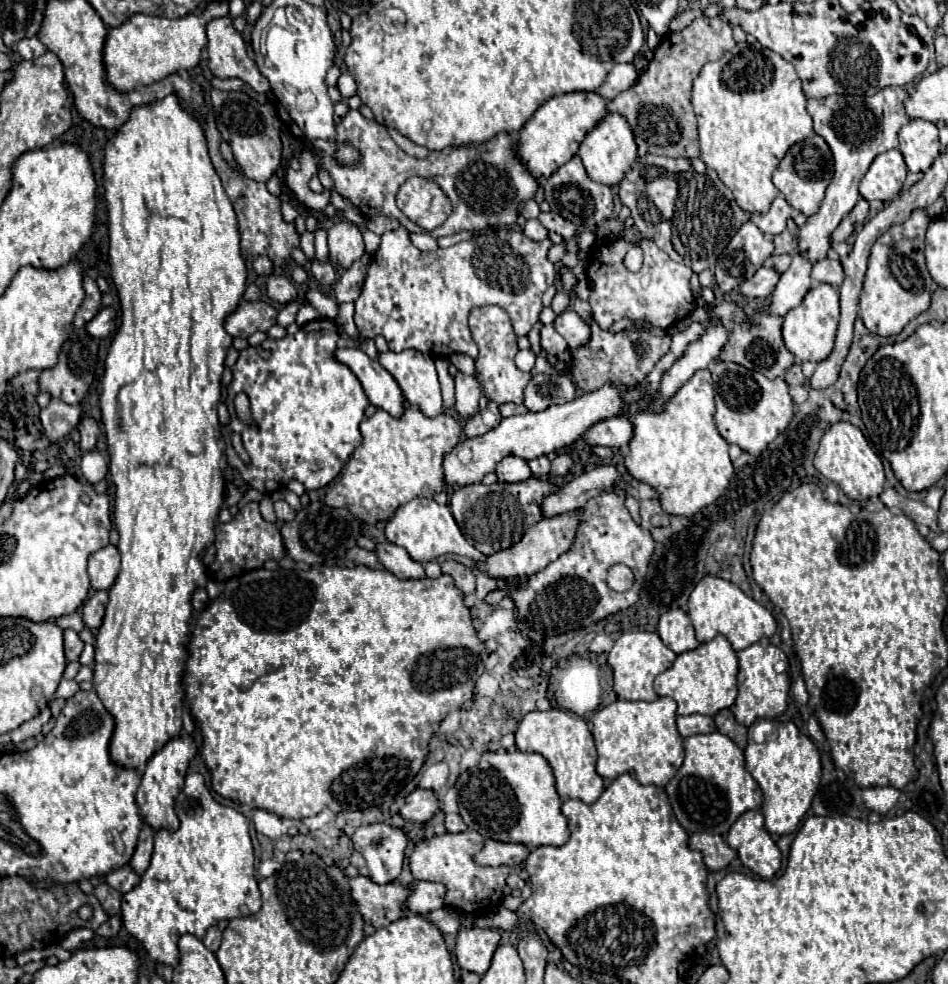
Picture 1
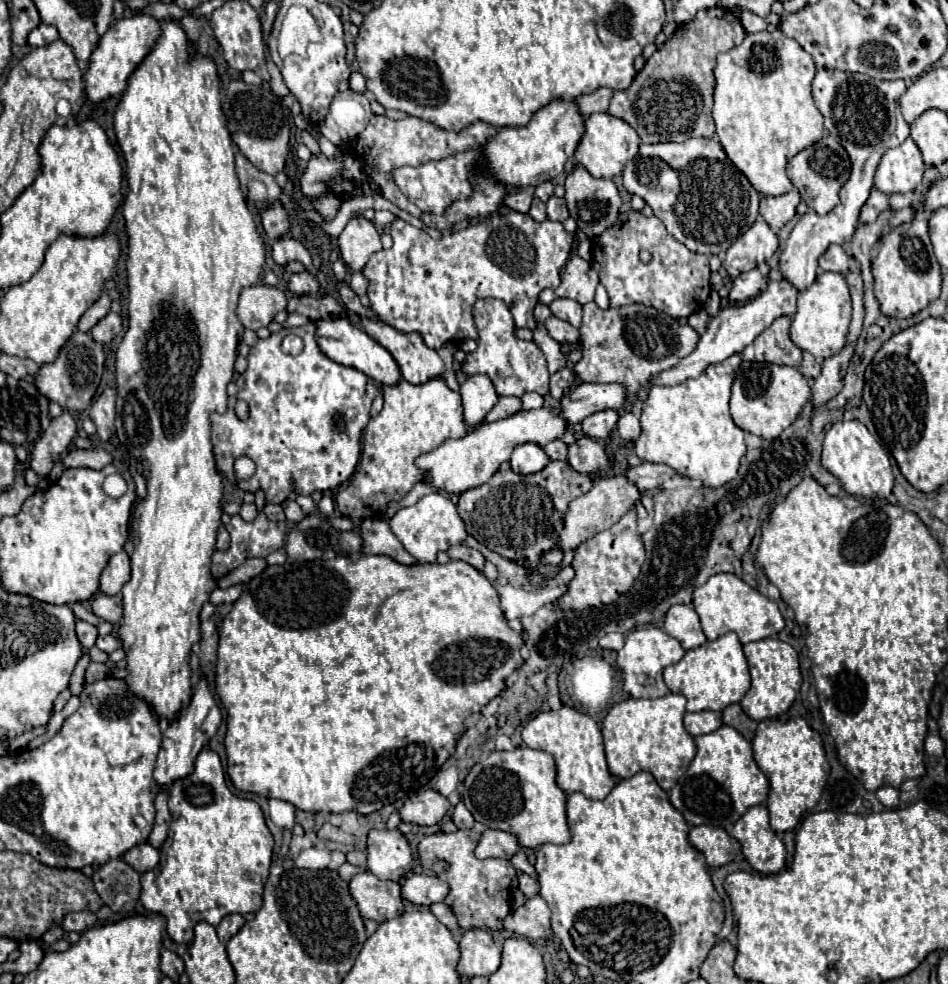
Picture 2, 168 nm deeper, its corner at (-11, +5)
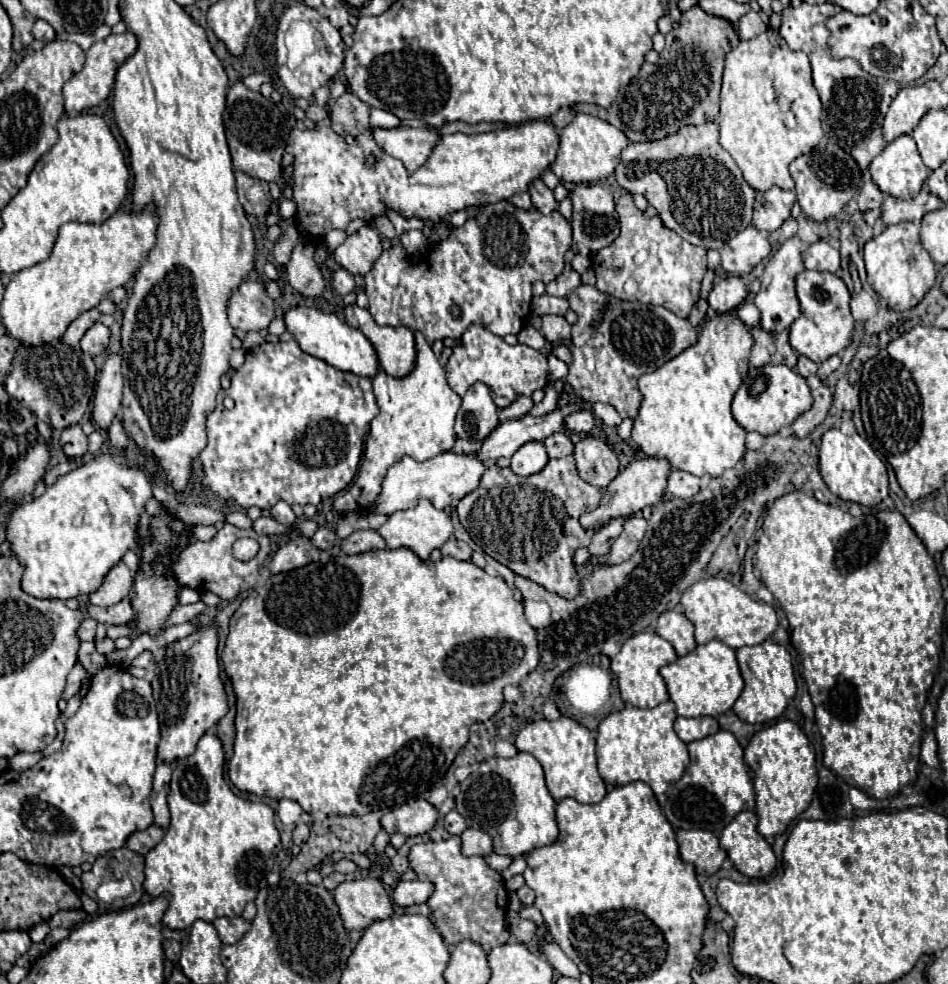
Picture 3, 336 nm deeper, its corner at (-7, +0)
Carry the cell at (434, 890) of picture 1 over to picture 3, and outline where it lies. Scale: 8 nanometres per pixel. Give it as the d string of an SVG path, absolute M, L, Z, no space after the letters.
M398 881L398 887L394 889L394 903L400 907L410 907L416 903L426 903L428 897L432 895L434 887L428 881Z

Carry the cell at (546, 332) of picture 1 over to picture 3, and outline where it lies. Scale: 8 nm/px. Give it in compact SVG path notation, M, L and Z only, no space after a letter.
M544 315L542 317L542 335L550 343L568 343L570 341L570 325L560 315Z

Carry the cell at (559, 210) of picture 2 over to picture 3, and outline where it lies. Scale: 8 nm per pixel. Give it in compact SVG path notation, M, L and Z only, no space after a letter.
M536 179L536 181L530 185L530 197L532 197L534 207L536 207L540 213L544 213L544 215L550 215L552 211L558 209L558 201L554 199L552 191L550 191L540 179Z

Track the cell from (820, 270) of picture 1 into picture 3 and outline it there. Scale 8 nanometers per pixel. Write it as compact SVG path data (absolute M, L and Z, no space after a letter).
M820 239L812 243L810 249L804 253L804 265L806 269L836 273L840 269L840 253L830 247L824 239Z

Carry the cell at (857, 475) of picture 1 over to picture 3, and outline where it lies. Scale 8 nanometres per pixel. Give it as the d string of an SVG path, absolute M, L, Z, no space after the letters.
M830 429L820 443L820 475L828 489L844 501L854 501L864 507L874 507L889 496L888 471L885 462L858 433L844 435L840 429Z

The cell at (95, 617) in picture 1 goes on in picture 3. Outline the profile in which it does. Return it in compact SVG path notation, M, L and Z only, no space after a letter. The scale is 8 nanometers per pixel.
M128 599L112 605L112 607L88 605L88 615L104 625L128 625L134 619L134 611L132 611Z

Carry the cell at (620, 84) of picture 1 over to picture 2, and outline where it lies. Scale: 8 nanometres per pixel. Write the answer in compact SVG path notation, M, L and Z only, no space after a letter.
M600 88L598 92L594 94L584 94L584 96L578 96L576 98L576 104L578 104L578 112L582 116L590 116L594 112L606 112L608 110L608 104L610 104L610 98L612 98L614 90L608 90L608 88Z

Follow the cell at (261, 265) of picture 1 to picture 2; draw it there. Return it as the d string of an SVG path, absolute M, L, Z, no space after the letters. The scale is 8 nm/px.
M278 238L272 246L272 256L274 256L276 264L280 264L280 266L286 266L288 262L296 260L296 262L302 262L306 268L314 270L312 256L298 238Z

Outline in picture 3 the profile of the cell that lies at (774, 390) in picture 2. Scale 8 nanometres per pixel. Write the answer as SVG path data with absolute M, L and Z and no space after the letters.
M764 365L752 367L742 379L740 389L732 401L732 415L740 427L746 431L756 431L760 435L774 435L782 427L792 425L792 421L808 411L812 405L812 393L806 385L806 379L786 365Z

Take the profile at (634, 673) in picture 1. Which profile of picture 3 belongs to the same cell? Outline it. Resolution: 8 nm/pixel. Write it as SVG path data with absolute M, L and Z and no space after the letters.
M642 631L632 635L620 649L620 653L612 659L612 671L618 677L618 687L622 701L634 707L656 707L664 701L668 701L668 691L666 683L660 675L660 667L670 665L678 659L674 647L662 639L655 632Z

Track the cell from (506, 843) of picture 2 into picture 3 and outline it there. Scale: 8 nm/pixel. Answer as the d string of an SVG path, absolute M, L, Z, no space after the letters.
M466 829L462 833L462 855L486 857L492 853L492 837L478 829Z

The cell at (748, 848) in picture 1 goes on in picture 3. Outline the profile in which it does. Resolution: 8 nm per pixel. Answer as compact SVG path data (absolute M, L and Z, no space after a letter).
M742 811L722 831L720 847L728 853L732 863L746 877L766 879L772 875L778 859L768 841L758 833L758 815Z

